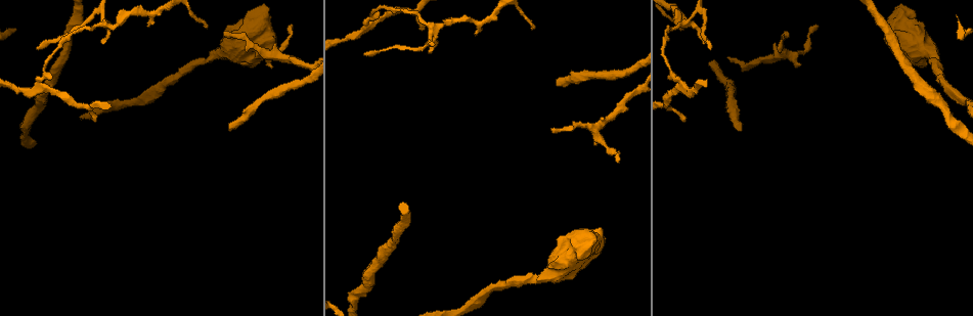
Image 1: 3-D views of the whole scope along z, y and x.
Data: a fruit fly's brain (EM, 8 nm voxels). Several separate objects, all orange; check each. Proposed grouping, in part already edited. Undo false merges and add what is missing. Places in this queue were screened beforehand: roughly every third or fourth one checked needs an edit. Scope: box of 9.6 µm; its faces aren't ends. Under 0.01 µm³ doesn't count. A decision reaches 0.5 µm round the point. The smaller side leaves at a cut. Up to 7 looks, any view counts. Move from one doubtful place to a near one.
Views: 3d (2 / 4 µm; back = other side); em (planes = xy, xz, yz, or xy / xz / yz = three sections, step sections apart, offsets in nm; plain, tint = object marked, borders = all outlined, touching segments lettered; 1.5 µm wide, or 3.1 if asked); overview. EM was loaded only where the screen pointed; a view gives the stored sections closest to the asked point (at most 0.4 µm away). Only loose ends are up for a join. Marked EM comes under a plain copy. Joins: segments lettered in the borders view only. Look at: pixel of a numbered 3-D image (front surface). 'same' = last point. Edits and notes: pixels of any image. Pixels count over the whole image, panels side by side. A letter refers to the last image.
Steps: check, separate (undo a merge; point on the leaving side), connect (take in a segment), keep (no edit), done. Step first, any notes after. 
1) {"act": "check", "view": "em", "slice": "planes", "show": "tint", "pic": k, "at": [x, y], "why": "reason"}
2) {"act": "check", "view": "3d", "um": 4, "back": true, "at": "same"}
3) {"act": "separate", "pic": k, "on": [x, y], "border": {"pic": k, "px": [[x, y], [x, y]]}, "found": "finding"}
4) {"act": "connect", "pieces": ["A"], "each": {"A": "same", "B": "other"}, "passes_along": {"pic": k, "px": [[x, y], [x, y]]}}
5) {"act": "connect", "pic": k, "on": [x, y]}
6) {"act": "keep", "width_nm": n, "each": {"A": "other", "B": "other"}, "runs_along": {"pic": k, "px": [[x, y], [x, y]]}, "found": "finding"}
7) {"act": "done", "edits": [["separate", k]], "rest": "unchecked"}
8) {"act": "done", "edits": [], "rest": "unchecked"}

{"act": "check", "view": "em", "slice": "yz", "step": 8, "show": "tint", "pic": 1, "at": [95, 122], "why": "free end"}

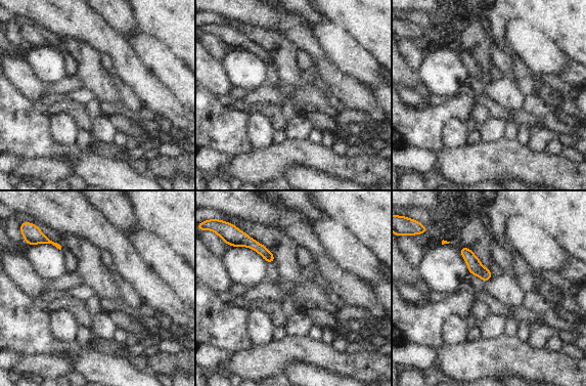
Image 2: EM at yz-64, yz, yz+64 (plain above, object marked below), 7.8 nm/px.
{"act": "check", "view": "em", "slice": "planes", "show": "borders", "at": "same"}

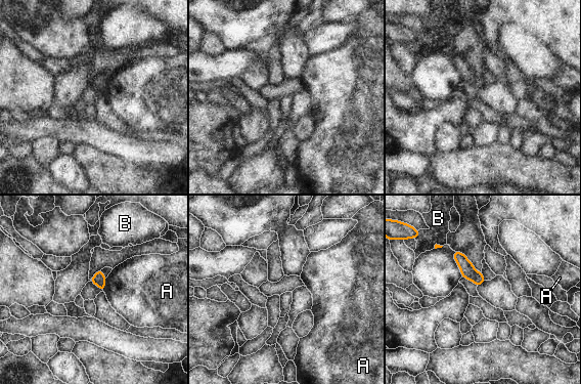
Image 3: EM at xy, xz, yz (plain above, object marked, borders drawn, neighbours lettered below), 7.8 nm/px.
{"act": "keep", "width_nm": 100, "each": {"A": "other", "B": "other"}, "border": {"pic": 3, "px": [[106, 278], [102, 291]]}, "found": "no lettered segment goes on from it"}

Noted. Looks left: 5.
{"act": "check", "view": "3d", "um": 2, "back": true, "pic": 1, "at": [103, 23], "why": "four arms meet"}

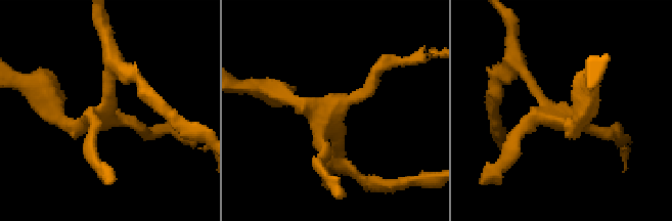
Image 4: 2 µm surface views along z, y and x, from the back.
{"act": "check", "view": "em", "slice": "xz", "step": 8, "show": "tint", "pic": 4, "at": [106, 119]}

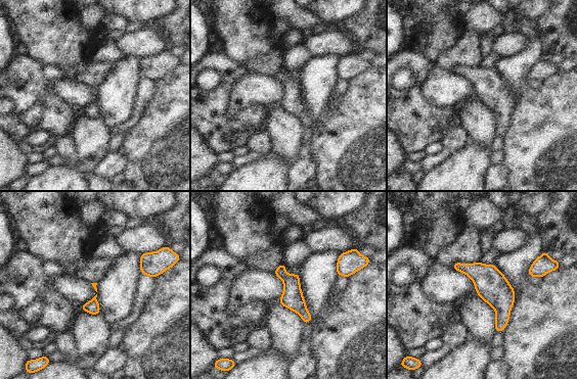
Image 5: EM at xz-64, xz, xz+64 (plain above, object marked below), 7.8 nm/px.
{"act": "check", "view": "em", "slice": "xz", "step": 8, "show": "borders", "at": "same"}

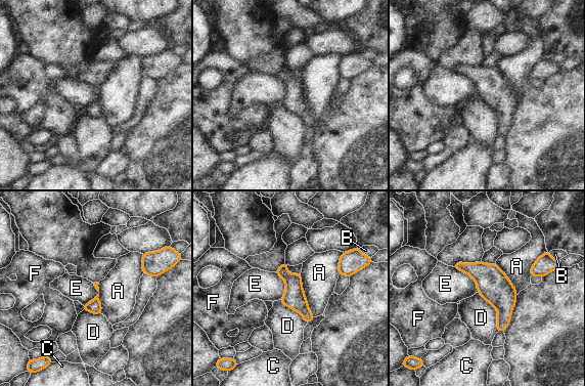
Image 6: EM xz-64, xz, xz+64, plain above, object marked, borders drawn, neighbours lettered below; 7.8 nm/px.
{"act": "keep", "each": {"A": "other", "B": "other", "C": "other", "D": "other", "E": "other", "F": "other"}, "border": {"pic": 6, "px": [[478, 292], [496, 310], [498, 331]]}, "found": "one neuron here"}

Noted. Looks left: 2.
{"act": "check", "view": "em", "slice": "planes", "show": "borders", "pic": 1, "at": [557, 83], "why": "an open end"}

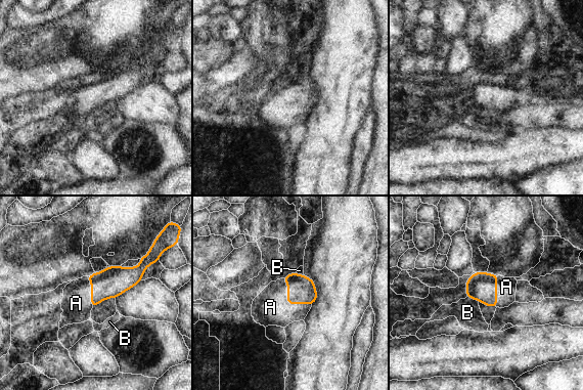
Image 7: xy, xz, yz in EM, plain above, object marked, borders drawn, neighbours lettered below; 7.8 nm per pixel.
{"act": "connect", "pieces": ["A"], "each": {"A": "same", "B": "other"}, "passes_along": {"pic": 7, "px": [[301, 290], [287, 302], [270, 307]]}, "found": "the neuron continues"}

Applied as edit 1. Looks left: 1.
{"act": "done", "edits": [["connect", 7]], "rest": "unchecked"}

